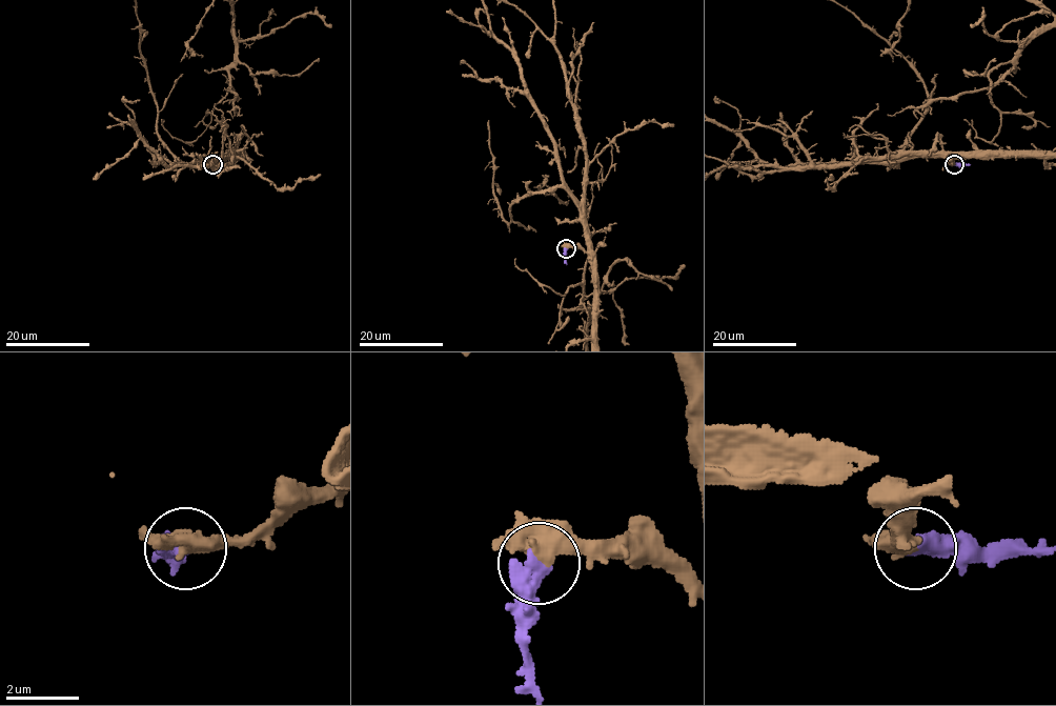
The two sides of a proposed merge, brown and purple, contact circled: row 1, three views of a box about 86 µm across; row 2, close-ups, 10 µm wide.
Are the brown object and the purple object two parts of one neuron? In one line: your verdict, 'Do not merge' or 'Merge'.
Merge

